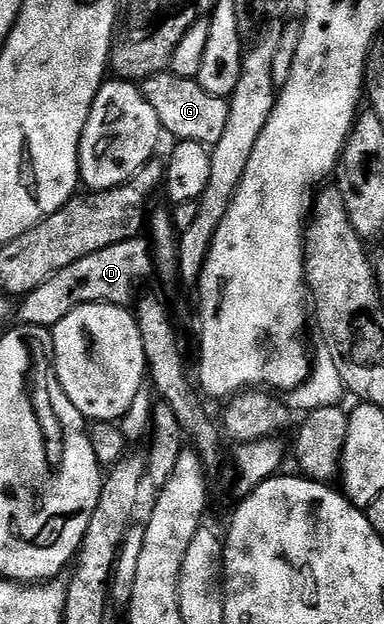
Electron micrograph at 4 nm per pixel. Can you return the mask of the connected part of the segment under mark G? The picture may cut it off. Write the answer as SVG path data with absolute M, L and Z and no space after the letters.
M163 71L153 77L145 78L141 82L140 88L146 94L149 102L156 107L157 114L160 115L162 128L167 134L170 133L178 141L198 141L201 145L213 147L224 135L224 127L228 127L230 118L230 103L225 97L217 97L204 87L193 77L175 77L169 72Z

